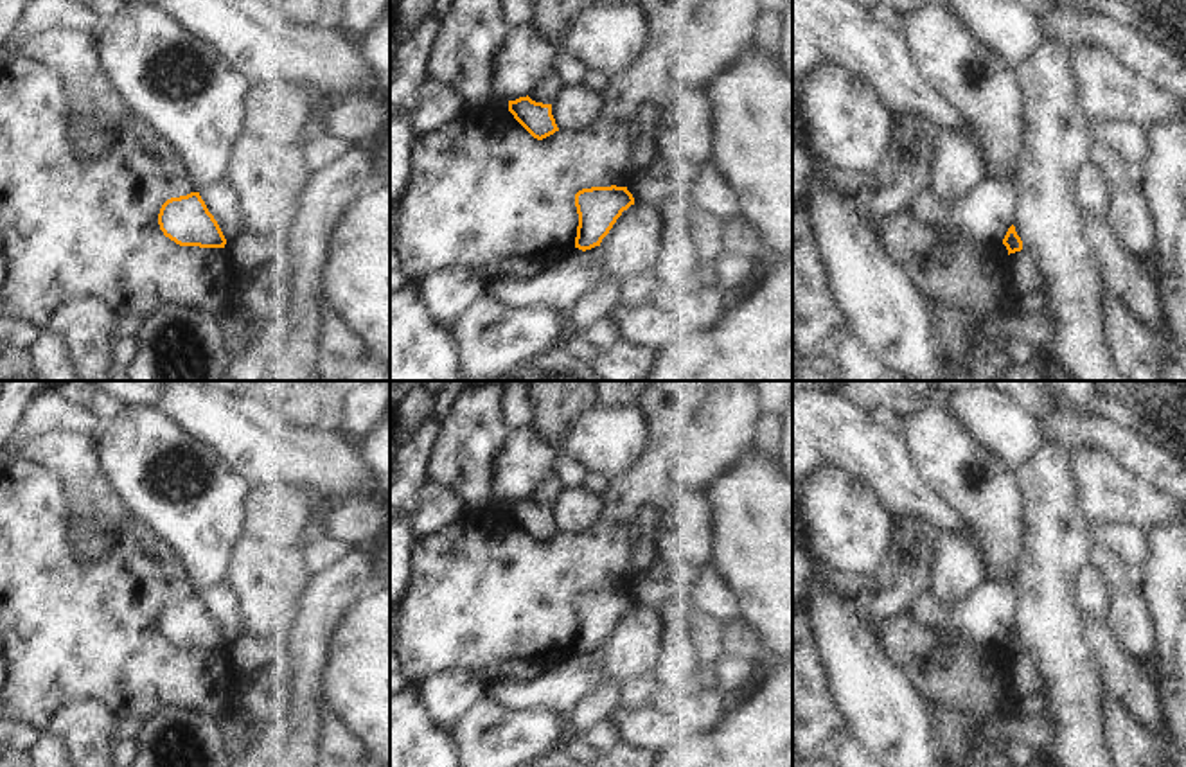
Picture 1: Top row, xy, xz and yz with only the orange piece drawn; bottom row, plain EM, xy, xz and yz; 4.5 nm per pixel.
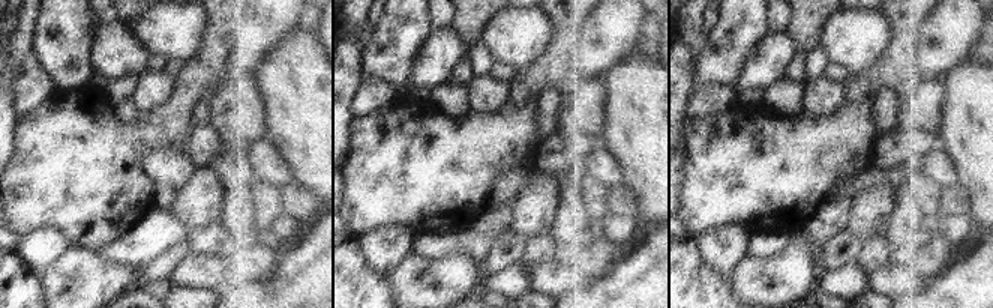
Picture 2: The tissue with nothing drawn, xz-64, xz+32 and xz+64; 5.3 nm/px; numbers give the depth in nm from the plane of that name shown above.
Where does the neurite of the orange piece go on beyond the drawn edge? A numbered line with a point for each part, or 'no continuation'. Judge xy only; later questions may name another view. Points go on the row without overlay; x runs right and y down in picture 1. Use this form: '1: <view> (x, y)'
no continuation

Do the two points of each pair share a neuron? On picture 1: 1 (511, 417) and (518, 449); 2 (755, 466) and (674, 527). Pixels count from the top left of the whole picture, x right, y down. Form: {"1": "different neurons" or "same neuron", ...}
{"1": "different neurons", "2": "different neurons"}

